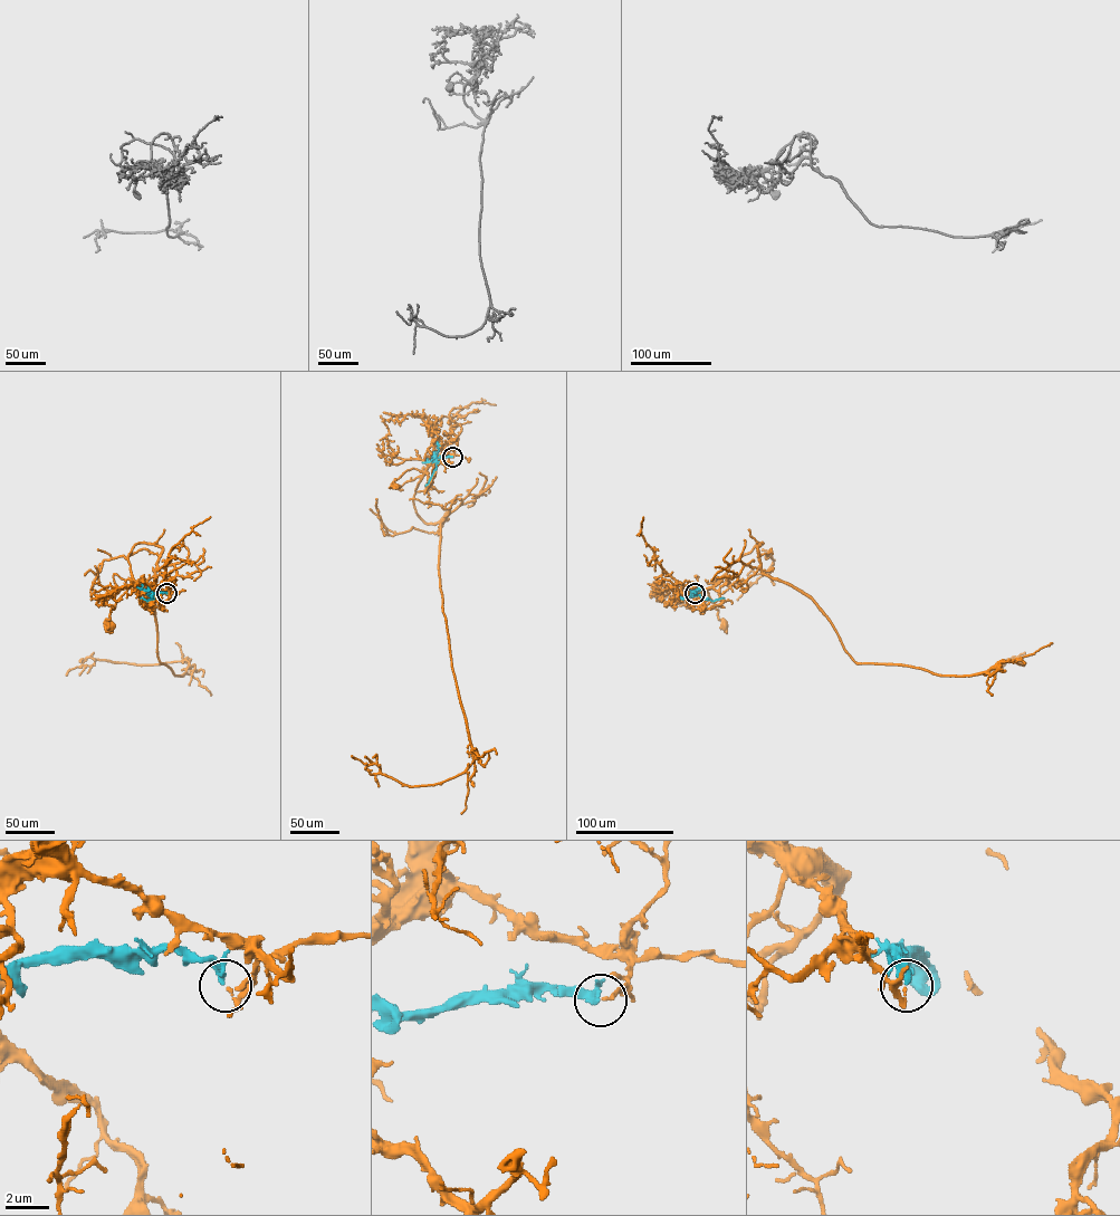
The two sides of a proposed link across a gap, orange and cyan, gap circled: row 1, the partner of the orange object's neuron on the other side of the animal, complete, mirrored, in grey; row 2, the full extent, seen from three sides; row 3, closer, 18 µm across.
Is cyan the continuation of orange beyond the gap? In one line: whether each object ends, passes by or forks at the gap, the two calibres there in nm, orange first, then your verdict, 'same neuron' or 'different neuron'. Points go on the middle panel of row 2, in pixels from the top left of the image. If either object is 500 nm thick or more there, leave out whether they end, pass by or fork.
orange ends | cyan ends | 160/260 nm | different neuron

